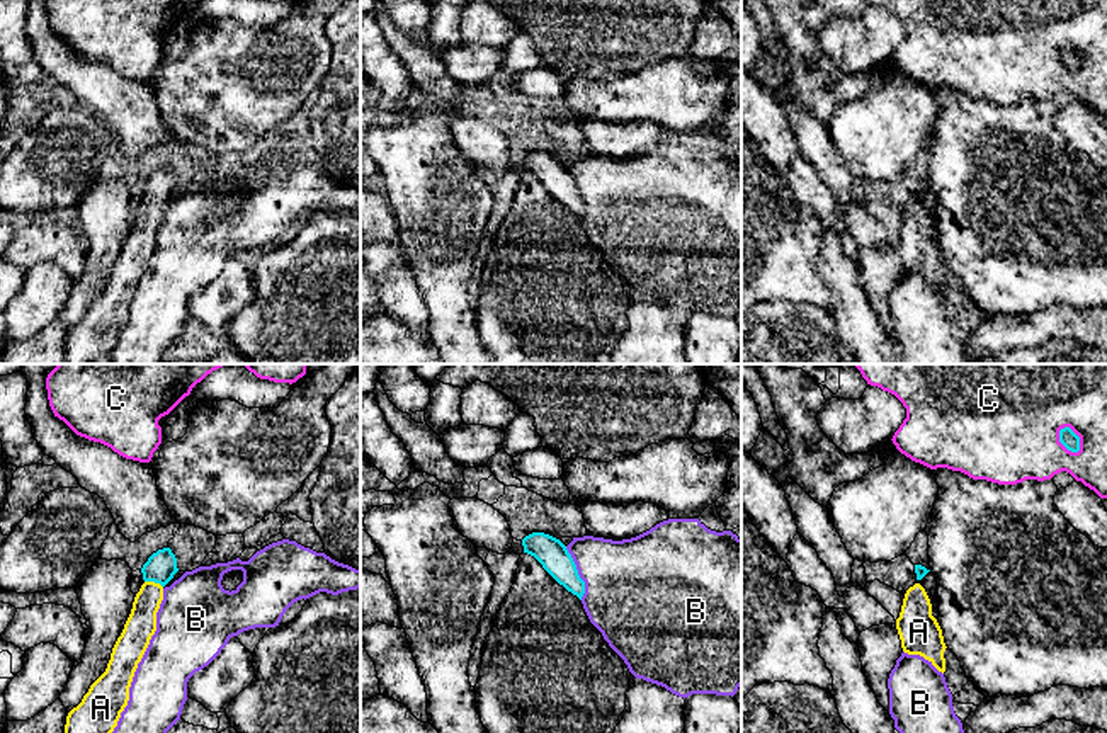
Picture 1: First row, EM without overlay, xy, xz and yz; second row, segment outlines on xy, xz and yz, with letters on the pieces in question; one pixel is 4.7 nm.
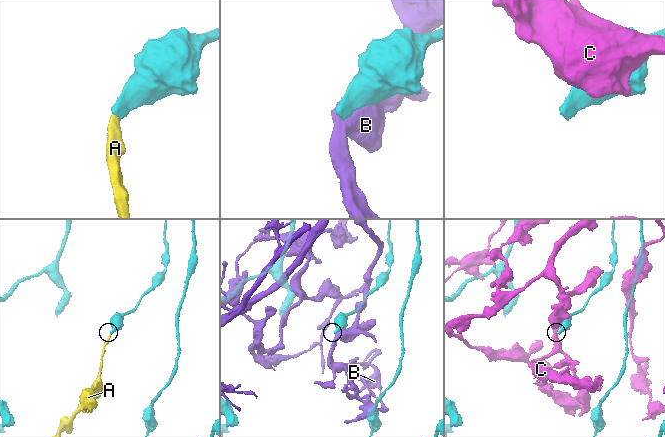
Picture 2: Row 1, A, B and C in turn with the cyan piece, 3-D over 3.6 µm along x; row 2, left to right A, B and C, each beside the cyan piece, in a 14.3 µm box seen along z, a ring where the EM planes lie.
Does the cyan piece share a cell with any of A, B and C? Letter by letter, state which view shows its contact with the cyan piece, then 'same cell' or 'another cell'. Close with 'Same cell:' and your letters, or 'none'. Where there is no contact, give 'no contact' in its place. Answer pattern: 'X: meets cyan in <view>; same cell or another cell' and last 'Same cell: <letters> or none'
A: meets cyan in xy; same cell
B: meets cyan in xz; another cell
C: meets cyan in yz; another cell
Same cell: A

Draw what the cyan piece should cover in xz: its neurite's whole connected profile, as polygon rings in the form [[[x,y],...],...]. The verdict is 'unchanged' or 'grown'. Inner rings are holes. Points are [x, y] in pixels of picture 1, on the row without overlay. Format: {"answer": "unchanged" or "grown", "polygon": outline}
{"answer": "unchanged", "polygon": [[[532,151],[522,158],[522,165],[524,172],[534,175],[559,204],[582,219],[585,201],[580,197],[571,173],[559,158],[544,151]]]}

